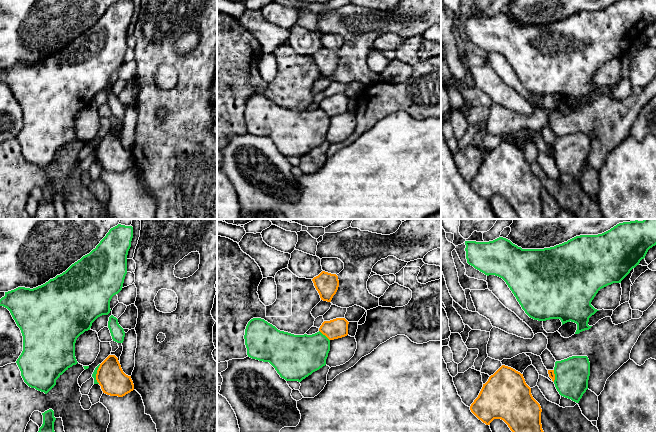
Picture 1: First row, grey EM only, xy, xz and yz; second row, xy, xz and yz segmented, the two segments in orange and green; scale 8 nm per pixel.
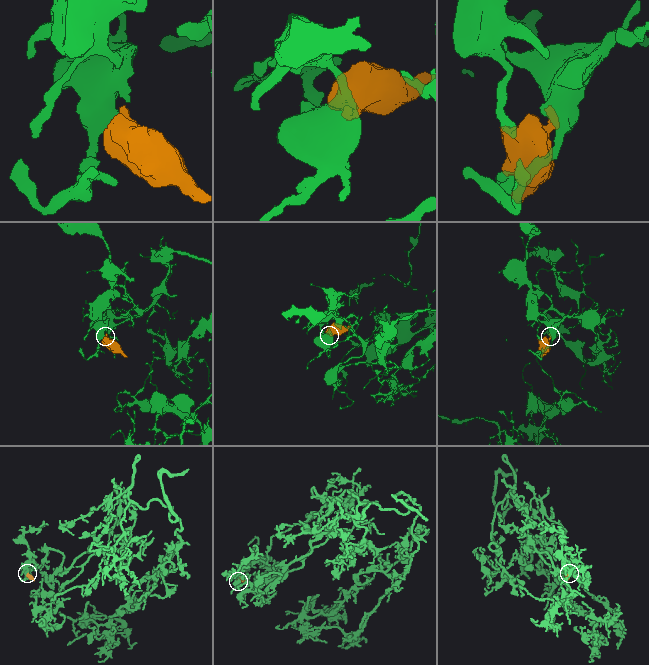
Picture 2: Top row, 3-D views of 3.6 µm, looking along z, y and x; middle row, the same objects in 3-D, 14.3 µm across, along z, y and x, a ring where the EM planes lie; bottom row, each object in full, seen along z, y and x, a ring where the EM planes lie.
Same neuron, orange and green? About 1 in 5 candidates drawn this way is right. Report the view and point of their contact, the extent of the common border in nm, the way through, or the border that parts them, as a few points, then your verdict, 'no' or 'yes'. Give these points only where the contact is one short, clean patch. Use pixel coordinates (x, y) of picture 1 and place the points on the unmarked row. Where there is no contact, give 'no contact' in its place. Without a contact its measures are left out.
contact xy (96, 150); length 160 nm; border xy (100, 140), (96, 150), (96, 157), (98, 159); no

